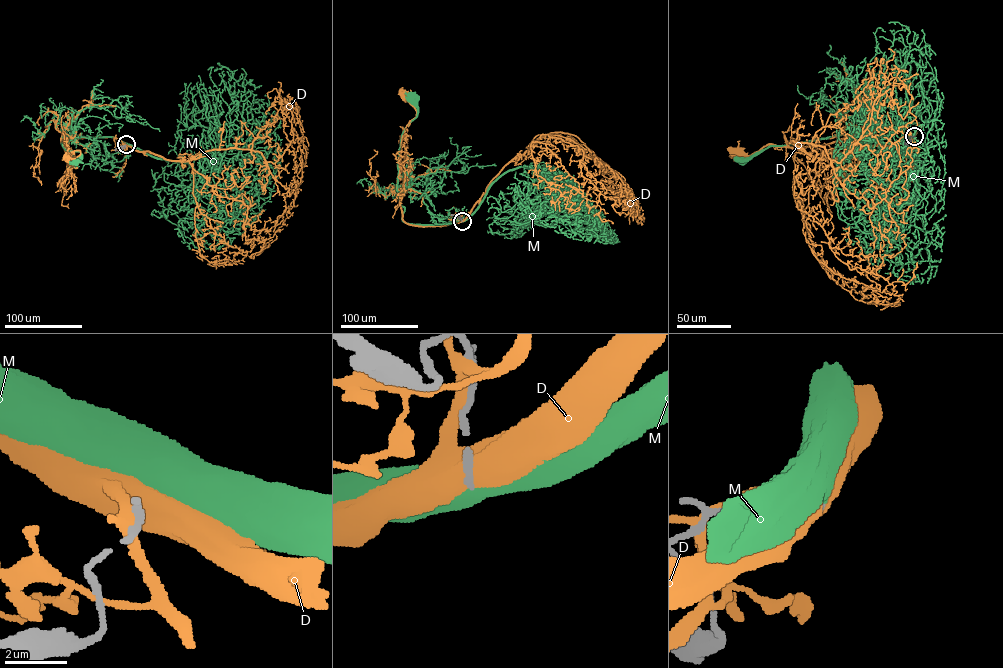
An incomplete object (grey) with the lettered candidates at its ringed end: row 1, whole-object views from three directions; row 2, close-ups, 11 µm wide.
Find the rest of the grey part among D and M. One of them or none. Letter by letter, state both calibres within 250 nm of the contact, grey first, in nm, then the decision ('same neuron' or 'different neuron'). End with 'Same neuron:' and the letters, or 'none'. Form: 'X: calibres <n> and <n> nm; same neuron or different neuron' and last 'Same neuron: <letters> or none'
D: calibres 240 and 800 nm; different neuron
M: calibres 180 and 600 nm; same neuron
Same neuron: M

